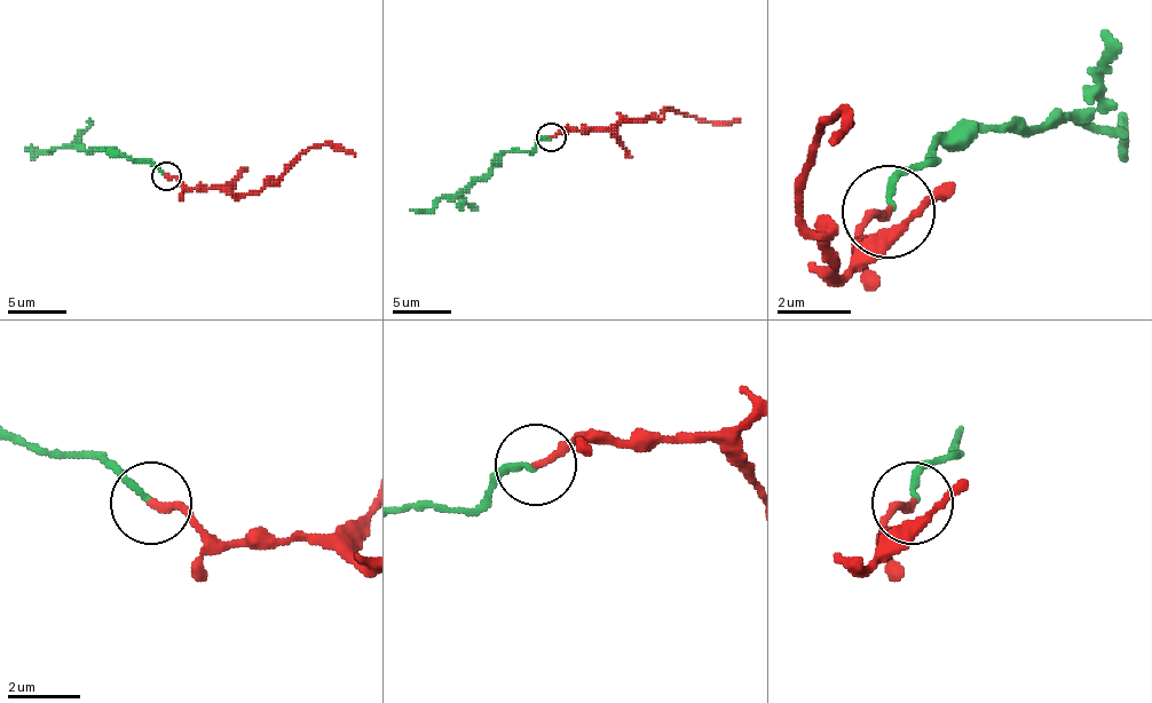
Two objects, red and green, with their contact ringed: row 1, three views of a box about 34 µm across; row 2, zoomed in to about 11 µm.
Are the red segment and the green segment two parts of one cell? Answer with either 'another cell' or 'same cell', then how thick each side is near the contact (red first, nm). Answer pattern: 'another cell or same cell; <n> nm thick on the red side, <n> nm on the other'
another cell; 240 nm thick on the red side, 180 nm on the other

